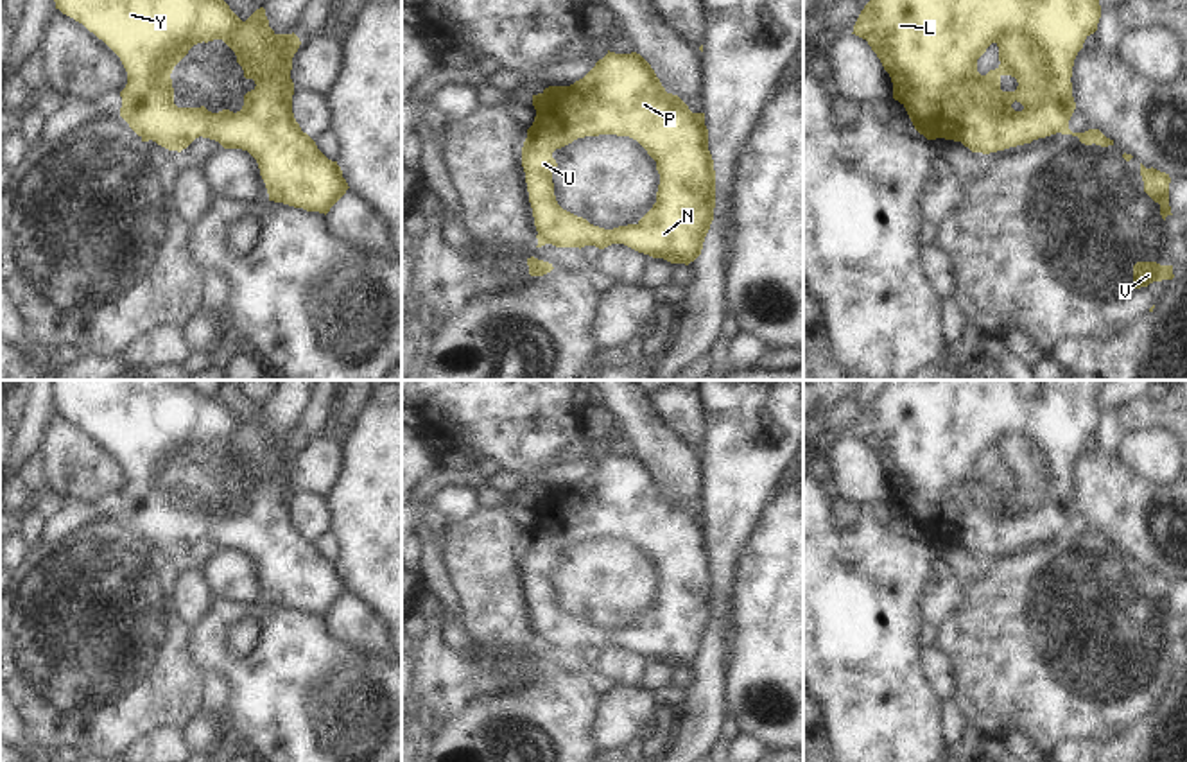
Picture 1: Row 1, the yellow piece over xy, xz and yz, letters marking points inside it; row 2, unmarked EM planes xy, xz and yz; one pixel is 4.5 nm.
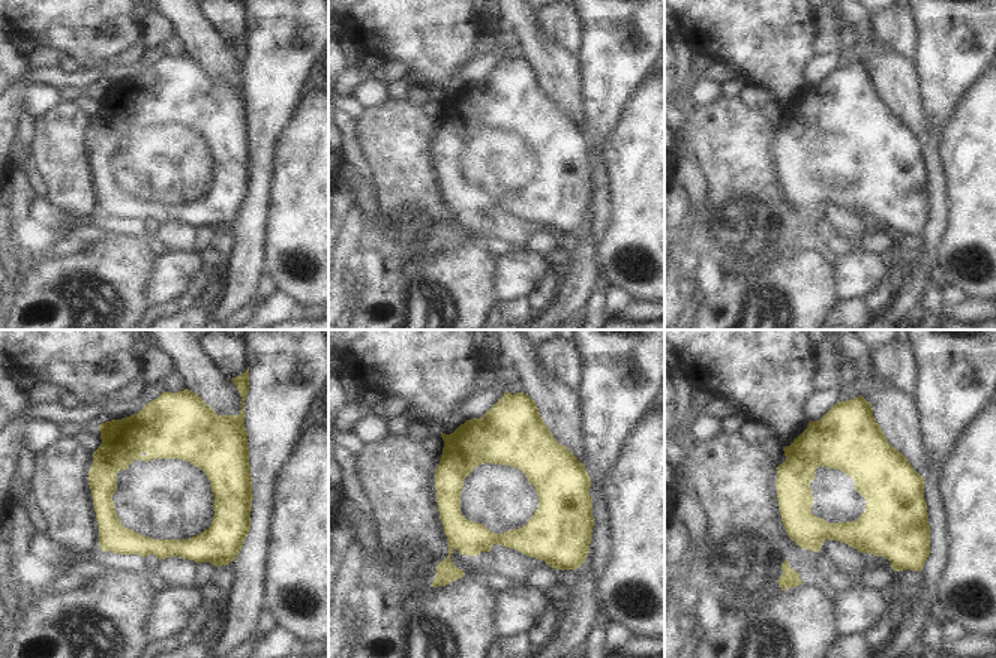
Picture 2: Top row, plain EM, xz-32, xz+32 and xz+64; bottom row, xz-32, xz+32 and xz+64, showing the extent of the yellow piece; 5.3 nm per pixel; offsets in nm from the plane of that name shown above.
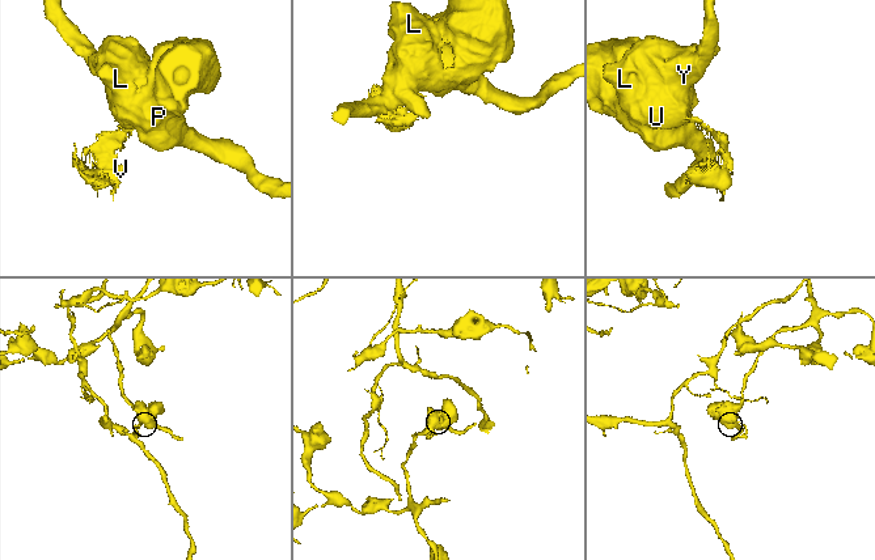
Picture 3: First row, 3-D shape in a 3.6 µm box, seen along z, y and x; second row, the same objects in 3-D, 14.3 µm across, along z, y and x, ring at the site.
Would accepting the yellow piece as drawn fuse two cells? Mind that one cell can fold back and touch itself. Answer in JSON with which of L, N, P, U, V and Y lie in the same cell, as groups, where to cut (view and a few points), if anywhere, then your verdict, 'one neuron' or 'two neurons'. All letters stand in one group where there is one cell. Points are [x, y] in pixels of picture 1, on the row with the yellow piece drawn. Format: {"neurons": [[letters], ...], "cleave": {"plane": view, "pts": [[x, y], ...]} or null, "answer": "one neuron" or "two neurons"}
{"neurons": [["L", "N", "P", "U", "Y"], ["V"]], "cleave": {"plane": "yz", "pts": [[1067, 128], [1062, 133]]}, "answer": "two neurons"}

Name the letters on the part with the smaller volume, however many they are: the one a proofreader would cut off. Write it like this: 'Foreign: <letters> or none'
Foreign: V

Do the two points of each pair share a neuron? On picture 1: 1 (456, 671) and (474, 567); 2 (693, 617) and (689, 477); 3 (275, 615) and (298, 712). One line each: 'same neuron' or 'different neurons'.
1: different neurons
2: different neurons
3: same neuron

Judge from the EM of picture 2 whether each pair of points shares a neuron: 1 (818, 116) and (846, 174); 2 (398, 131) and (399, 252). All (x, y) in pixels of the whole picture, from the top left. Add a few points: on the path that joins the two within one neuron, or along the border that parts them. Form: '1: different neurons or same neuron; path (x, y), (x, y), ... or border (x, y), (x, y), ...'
1: same neuron; path (833, 131), (846, 147), (846, 159)
2: same neuron; path (399, 161), (399, 222)

